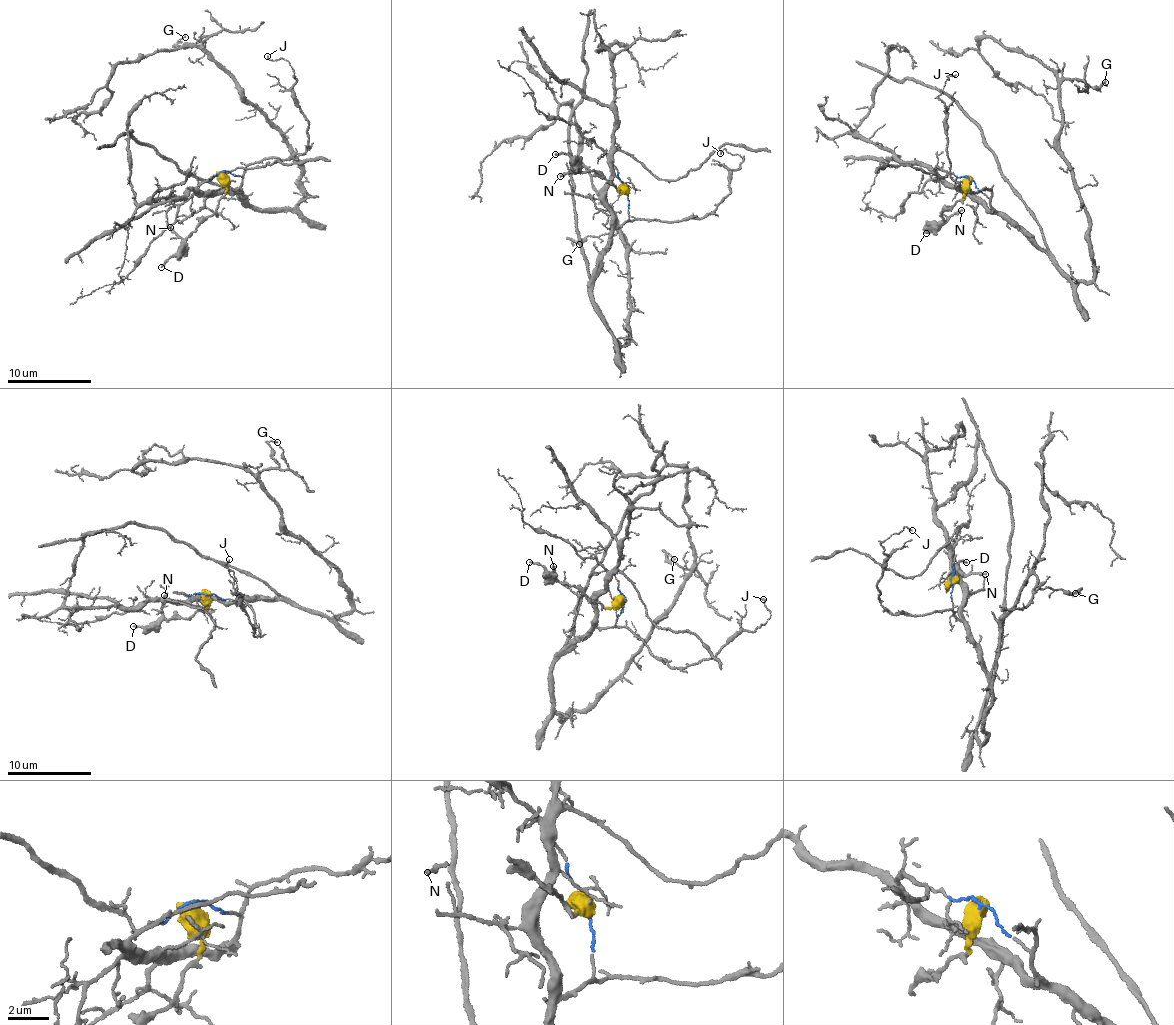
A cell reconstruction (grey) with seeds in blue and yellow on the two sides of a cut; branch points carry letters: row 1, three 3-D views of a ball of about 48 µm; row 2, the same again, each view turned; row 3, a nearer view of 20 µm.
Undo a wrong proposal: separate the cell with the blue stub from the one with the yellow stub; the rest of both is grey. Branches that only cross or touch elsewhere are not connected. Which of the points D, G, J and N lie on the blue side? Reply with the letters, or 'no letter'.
G, J

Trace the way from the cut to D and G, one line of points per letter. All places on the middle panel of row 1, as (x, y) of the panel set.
D: (627, 188), (621, 193), (613, 183), (594, 170), (579, 170), (577, 160), (563, 153), (554, 155)
G: (627, 188), (629, 217), (592, 292), (620, 352), (630, 248), (613, 216), (616, 231), (580, 244)

